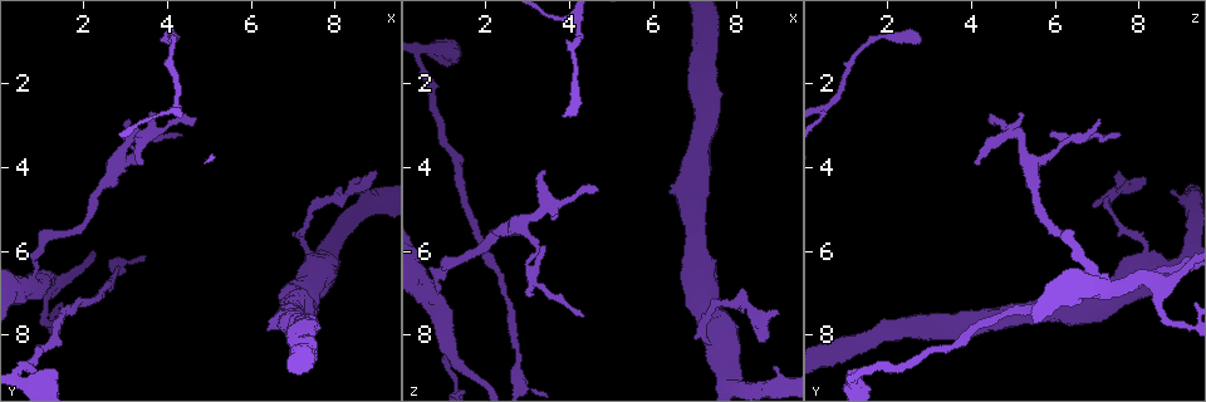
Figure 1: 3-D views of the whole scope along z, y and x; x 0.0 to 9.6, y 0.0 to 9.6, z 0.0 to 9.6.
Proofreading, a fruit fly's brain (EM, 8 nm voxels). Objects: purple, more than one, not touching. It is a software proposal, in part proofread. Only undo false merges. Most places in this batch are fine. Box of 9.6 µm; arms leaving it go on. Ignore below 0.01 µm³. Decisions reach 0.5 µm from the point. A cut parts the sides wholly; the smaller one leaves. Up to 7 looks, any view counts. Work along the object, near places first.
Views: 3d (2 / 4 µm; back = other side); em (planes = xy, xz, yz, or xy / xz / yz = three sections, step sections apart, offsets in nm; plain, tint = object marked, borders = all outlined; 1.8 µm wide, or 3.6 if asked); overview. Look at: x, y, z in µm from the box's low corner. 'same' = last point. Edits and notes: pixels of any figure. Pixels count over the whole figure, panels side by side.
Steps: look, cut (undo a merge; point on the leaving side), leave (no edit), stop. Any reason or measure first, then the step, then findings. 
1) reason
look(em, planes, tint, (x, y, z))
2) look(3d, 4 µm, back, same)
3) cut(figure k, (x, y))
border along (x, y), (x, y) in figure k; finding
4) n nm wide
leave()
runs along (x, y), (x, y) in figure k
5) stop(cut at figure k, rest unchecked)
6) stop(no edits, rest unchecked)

calibre changes
look(em, xy, step 16, tint, (4.20, 0.85, 2.20))

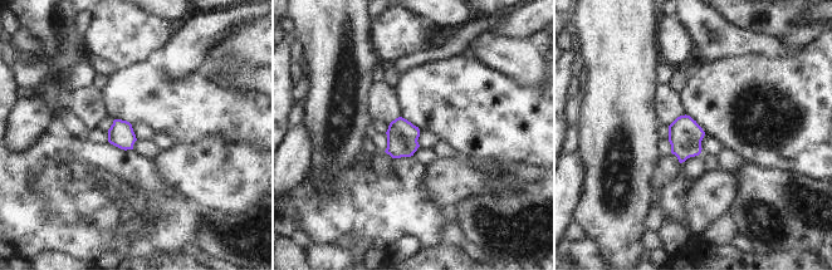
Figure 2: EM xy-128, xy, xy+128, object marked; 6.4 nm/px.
look(em, planes, tint, same)

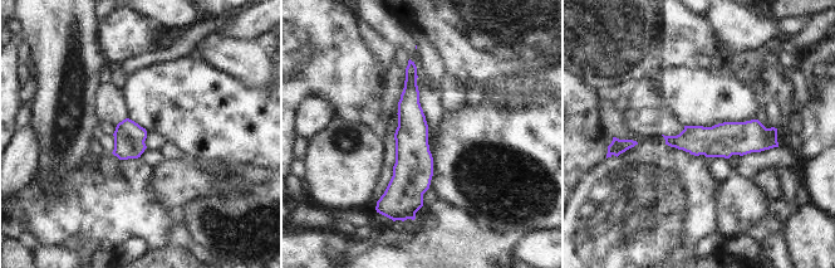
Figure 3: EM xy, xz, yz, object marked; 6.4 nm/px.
leave()
runs along (411, 64), (408, 206) in figure 3; one cell here

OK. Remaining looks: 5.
arms part here
look(3d, 2 µm, (3.40, 3.15, 5.00))

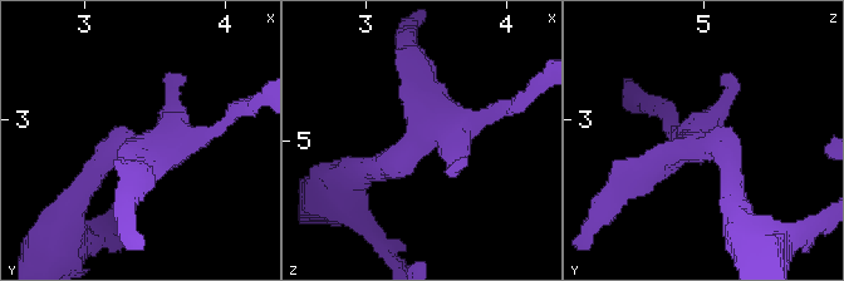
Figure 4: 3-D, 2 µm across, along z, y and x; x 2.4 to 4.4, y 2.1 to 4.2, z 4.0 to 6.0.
need the tissue
look(em, xy, step 16, tint, (3.42, 3.18, 4.96))

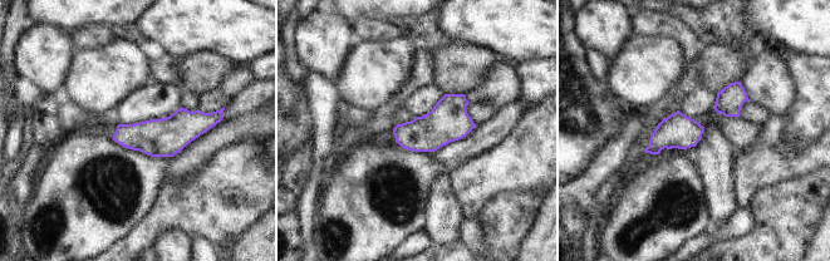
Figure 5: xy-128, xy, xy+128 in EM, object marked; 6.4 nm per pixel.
look(em, yz, step 8, tint, same)

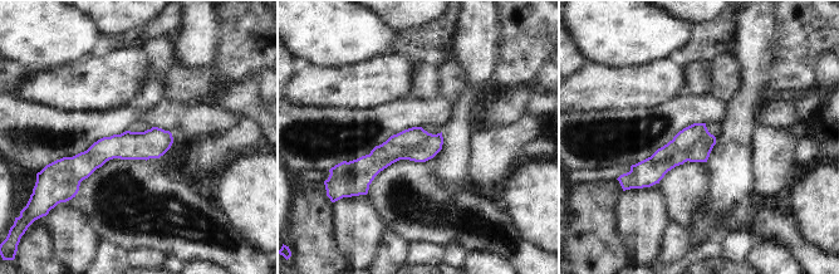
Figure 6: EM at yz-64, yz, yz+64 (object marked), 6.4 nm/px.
leave()
runs along (170, 140), (65, 162) in figure 6; all the same cell

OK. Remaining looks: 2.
stop(no edits, rest unchecked)

